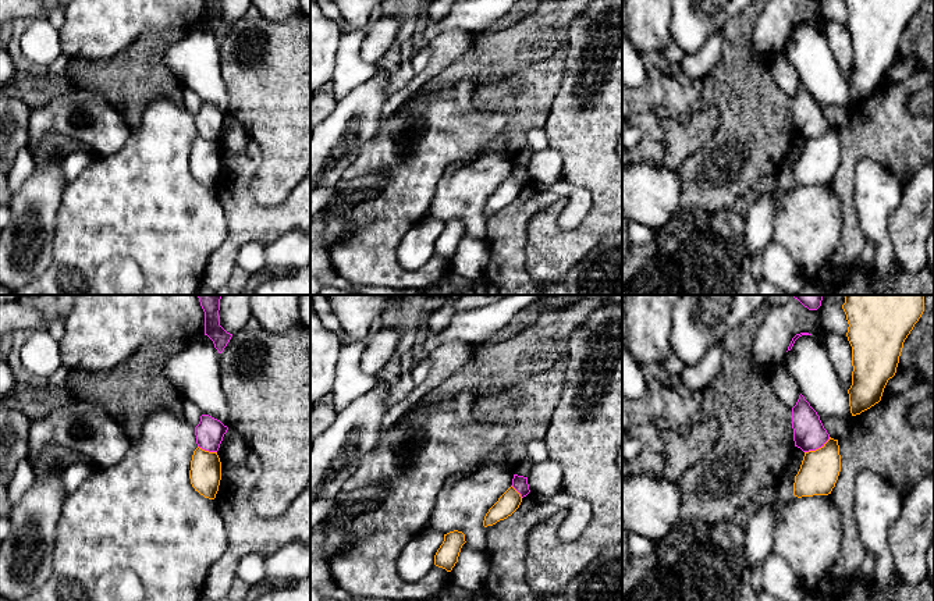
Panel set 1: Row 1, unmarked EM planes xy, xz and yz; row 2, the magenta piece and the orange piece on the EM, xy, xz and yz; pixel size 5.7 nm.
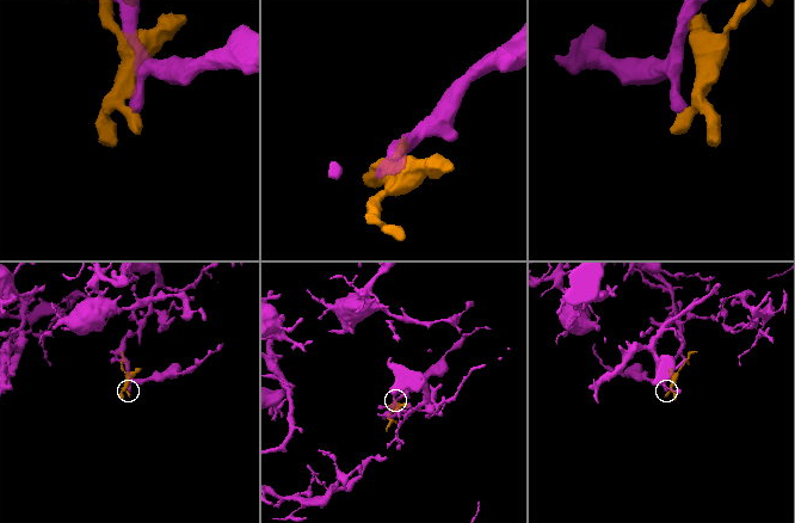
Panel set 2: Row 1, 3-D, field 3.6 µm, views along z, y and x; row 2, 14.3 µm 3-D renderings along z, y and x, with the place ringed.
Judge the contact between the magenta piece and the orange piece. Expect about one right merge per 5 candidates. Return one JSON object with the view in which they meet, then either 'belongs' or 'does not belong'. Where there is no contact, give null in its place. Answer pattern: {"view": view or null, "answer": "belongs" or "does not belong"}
{"view": "yz", "answer": "does not belong"}

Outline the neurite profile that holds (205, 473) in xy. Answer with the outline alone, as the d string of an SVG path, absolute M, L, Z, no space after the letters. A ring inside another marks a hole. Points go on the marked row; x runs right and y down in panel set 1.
M198 447L192 455L189 479L195 491L214 499L221 480L221 462L217 452Z

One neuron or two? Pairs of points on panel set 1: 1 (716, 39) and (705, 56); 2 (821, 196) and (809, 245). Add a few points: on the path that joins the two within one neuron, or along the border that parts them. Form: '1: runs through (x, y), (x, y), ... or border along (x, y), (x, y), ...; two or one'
1: runs through (714, 43), (709, 52); one
2: runs through (816, 209), (810, 216), (810, 233); one

